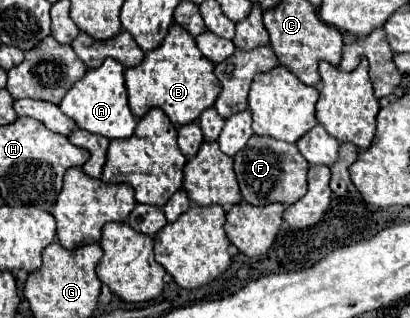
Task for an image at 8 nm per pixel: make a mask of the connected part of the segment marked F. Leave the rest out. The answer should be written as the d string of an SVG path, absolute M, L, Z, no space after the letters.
M252 136L248 144L234 156L234 172L246 202L254 206L264 206L270 202L294 204L306 194L306 172L308 162L296 148L296 144L286 144L268 136Z

